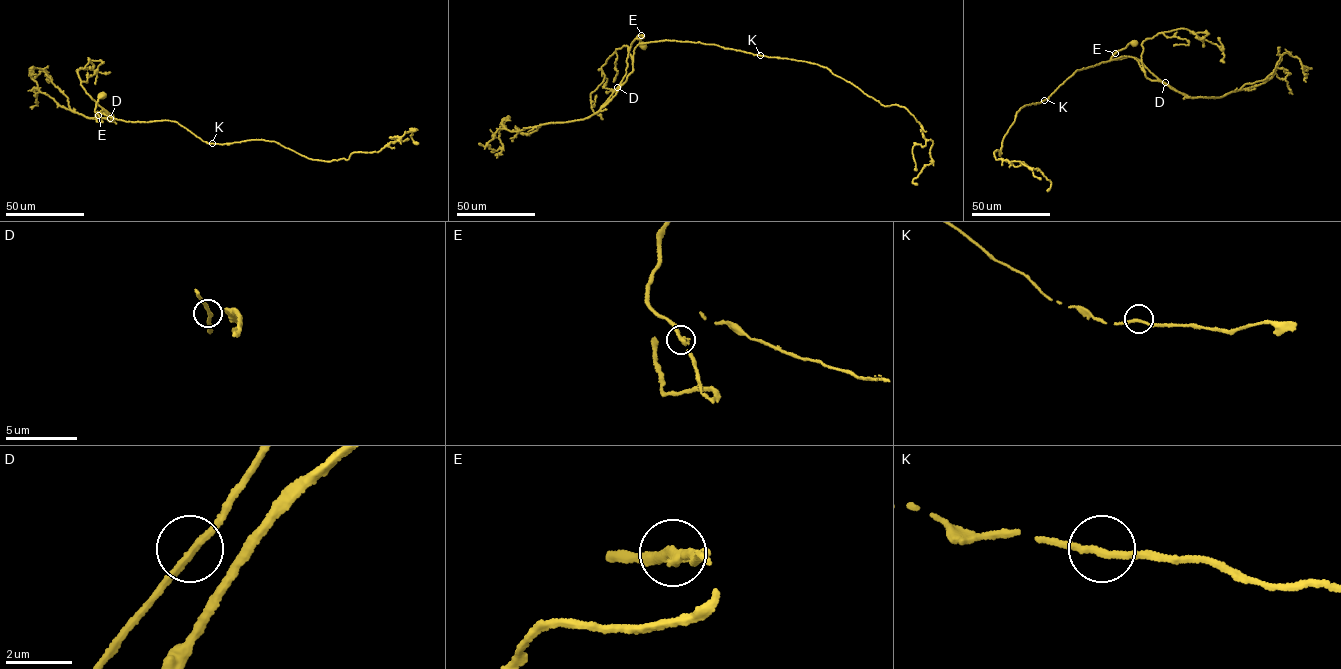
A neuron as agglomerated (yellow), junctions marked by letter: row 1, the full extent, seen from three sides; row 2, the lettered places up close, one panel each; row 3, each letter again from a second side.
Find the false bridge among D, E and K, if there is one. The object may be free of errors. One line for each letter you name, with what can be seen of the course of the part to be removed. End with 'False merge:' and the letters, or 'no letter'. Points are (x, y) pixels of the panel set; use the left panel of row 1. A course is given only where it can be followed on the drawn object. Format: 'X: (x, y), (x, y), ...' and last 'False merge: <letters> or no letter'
False merge: no letter

